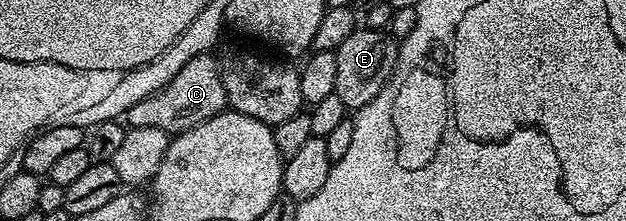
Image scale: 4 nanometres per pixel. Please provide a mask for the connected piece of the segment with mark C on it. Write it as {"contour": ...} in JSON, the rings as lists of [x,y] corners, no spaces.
{"contour":[[[208,52],[191,58],[191,62],[187,62],[187,66],[179,70],[179,74],[169,76],[166,84],[164,81],[158,86],[155,94],[131,107],[127,115],[128,127],[155,126],[155,130],[176,134],[199,126],[226,111],[229,99],[227,90],[223,90],[221,65],[218,57],[215,57],[213,52]]]}

